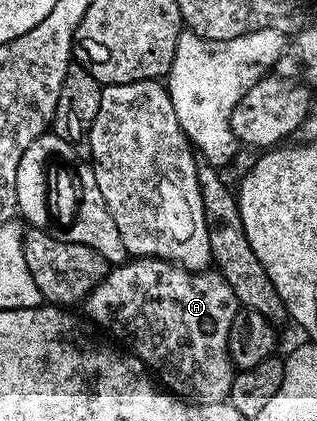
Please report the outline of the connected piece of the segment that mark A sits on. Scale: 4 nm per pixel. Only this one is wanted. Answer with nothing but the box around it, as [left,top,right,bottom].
[84,258,240,404]

